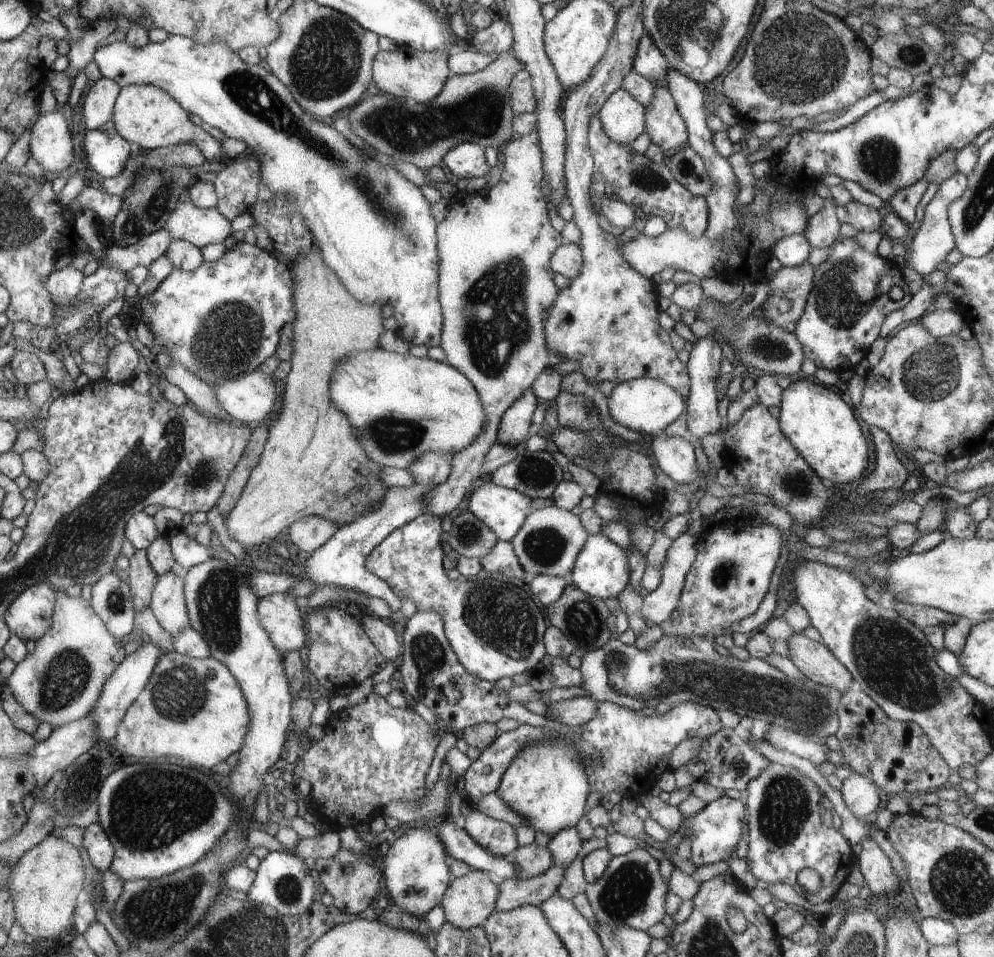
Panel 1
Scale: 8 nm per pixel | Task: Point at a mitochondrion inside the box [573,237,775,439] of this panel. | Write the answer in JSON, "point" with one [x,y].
{"point":[752,261]}

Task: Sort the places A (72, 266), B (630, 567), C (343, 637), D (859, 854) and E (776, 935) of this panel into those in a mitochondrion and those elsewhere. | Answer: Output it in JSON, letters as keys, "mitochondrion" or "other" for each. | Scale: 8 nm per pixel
{"A":"other","B":"other","C":"other","D":"other","E":"other"}

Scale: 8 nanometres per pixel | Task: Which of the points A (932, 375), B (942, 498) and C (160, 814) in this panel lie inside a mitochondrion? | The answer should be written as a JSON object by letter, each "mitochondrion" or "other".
{"A":"mitochondrion","B":"other","C":"mitochondrion"}

